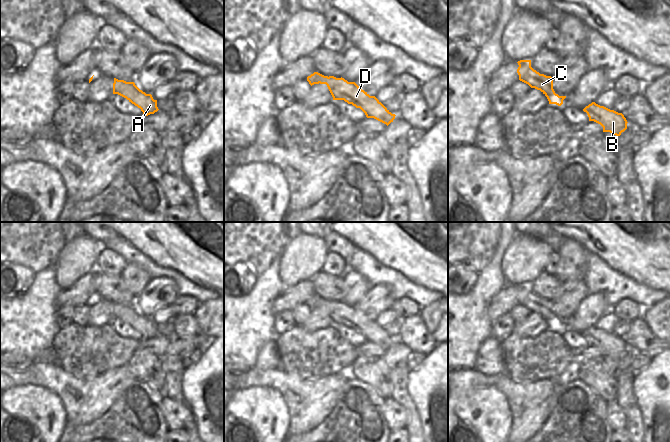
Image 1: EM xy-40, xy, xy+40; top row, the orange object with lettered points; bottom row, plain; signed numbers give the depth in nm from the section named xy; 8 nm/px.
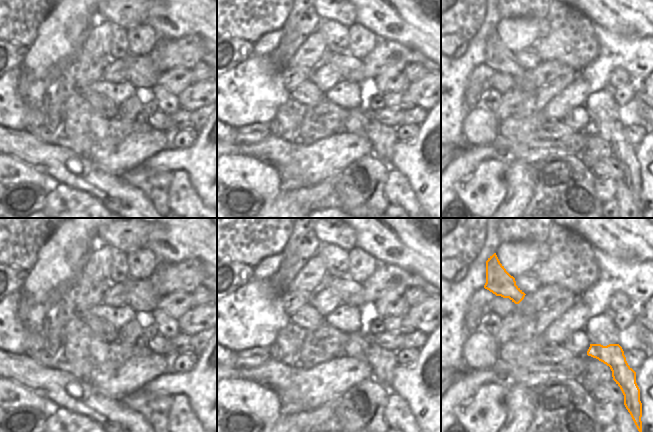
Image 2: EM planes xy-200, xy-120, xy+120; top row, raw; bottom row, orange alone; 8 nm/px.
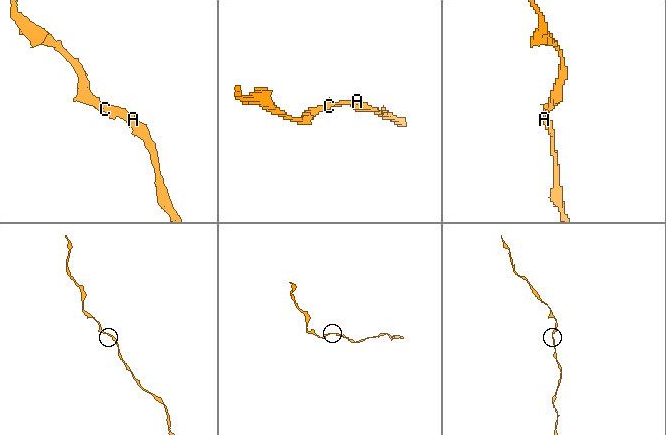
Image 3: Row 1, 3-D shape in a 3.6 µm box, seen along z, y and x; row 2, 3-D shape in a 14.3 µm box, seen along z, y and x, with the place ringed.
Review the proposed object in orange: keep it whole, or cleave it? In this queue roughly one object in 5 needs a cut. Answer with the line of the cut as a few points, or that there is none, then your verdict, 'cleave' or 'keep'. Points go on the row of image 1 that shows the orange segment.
no cut; keep

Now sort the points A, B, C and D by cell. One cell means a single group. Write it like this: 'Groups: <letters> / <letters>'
Groups: A B C D.

